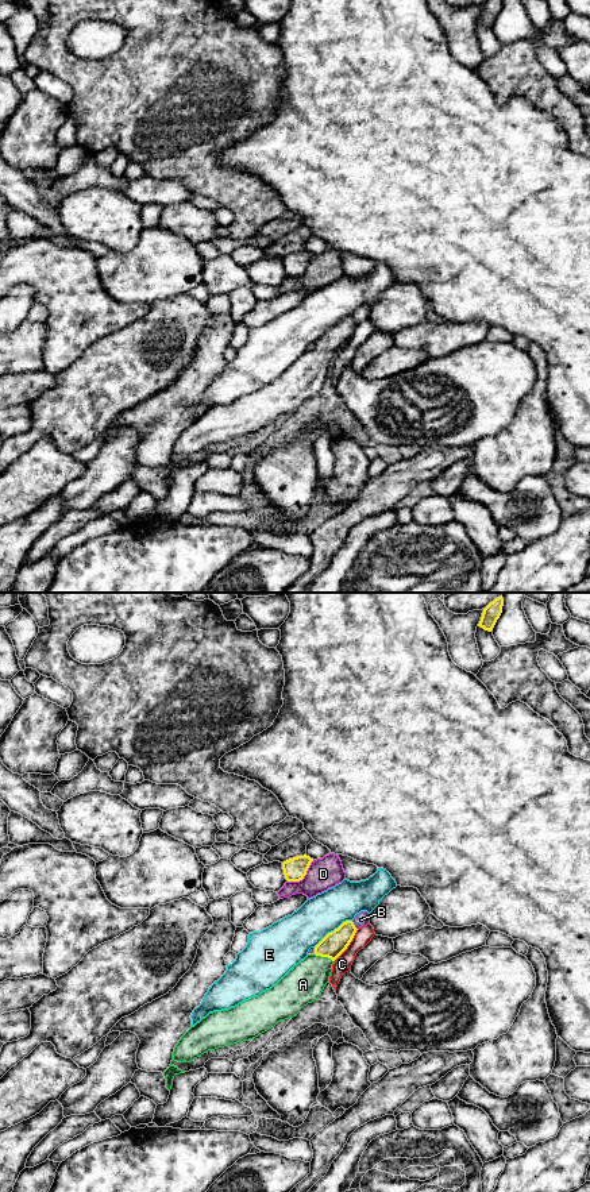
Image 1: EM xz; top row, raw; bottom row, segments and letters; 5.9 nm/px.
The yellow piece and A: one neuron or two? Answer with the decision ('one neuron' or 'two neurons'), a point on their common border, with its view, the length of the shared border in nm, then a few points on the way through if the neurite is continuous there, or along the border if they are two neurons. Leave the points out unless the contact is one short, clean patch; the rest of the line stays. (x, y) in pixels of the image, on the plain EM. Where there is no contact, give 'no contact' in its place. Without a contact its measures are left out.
one neuron | xz (324, 351) | 120 nm | across xz (334, 339), (324, 351), (303, 380)

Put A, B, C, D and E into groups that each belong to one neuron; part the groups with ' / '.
A / B / C / D / E

